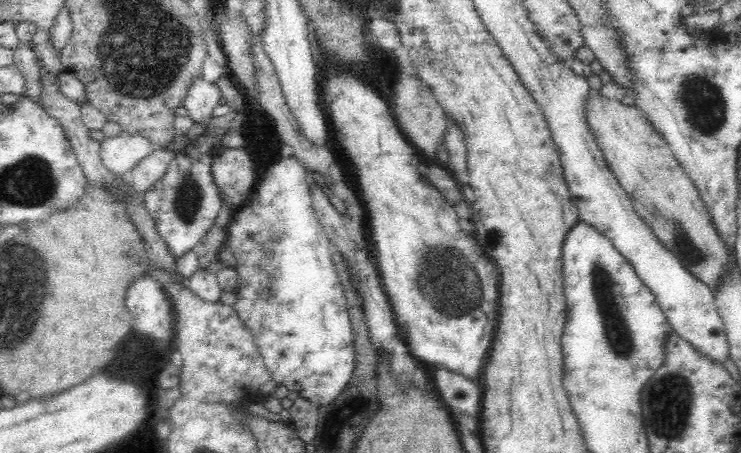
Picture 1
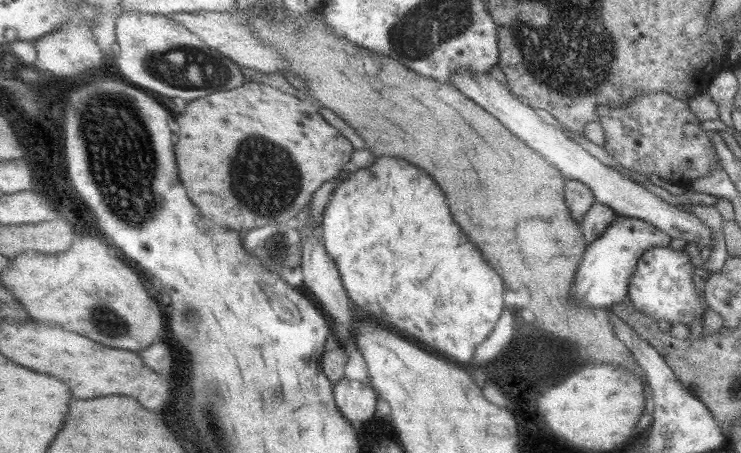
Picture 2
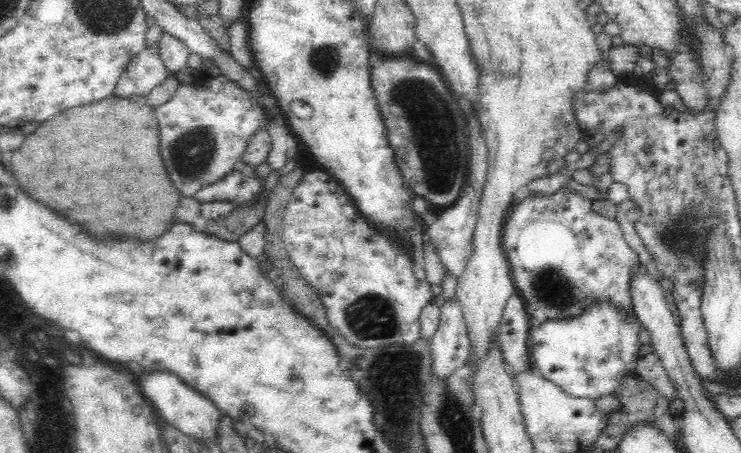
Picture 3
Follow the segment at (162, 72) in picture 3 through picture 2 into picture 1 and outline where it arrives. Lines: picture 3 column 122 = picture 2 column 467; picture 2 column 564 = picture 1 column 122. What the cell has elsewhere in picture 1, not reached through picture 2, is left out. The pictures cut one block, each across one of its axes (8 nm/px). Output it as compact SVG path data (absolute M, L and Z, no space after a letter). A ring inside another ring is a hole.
M123 131L115 138L105 138L100 154L103 165L116 176L124 178L153 149L142 135Z

